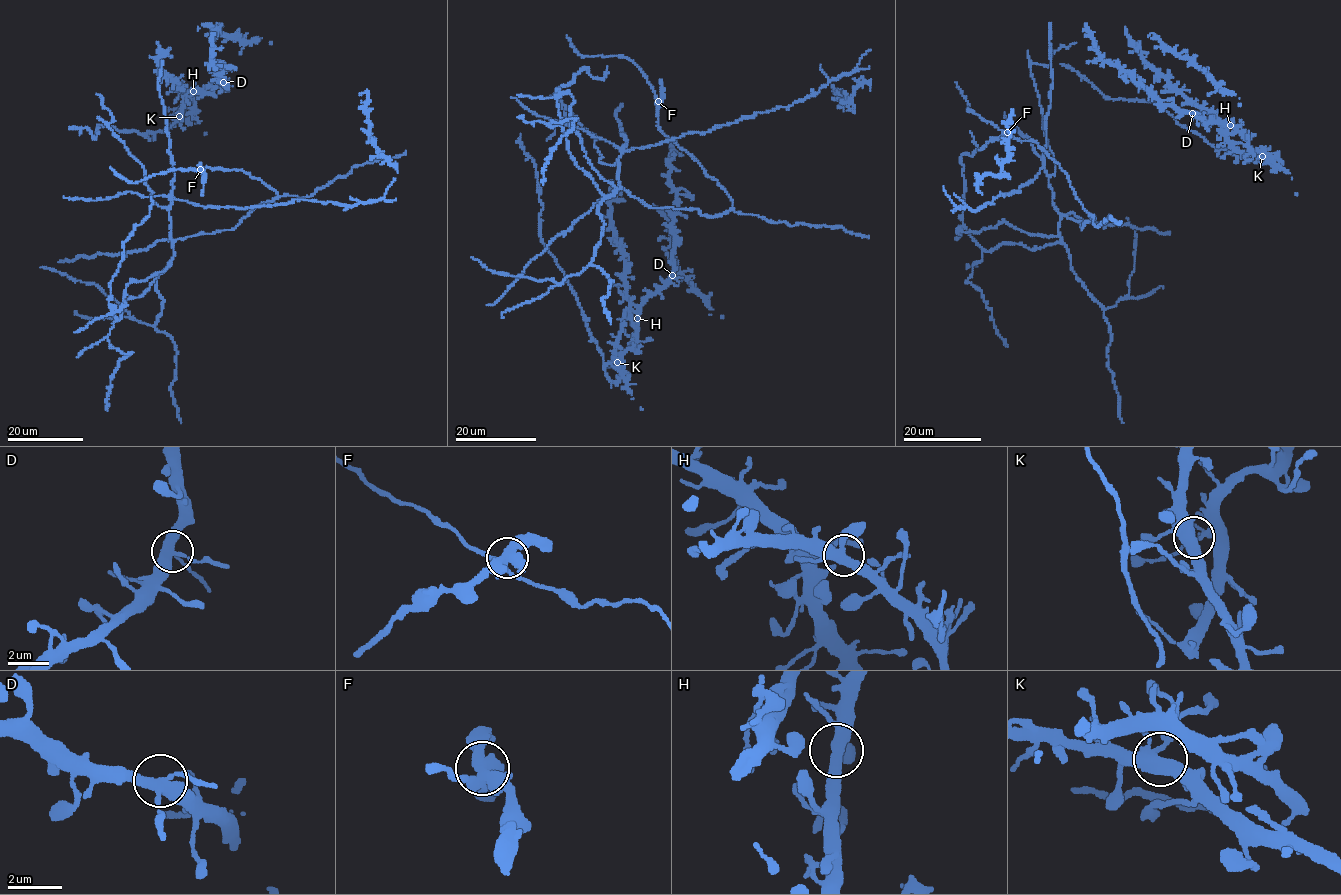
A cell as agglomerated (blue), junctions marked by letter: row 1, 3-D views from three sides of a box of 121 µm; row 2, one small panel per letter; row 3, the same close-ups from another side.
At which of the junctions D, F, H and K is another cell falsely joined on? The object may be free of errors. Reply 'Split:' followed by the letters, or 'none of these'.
Split: F

